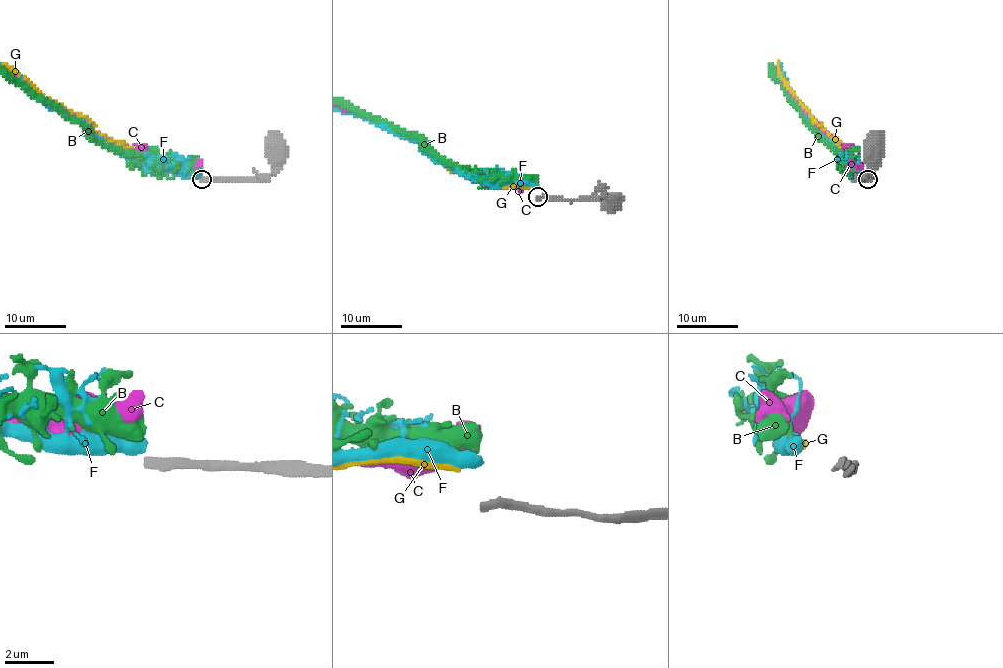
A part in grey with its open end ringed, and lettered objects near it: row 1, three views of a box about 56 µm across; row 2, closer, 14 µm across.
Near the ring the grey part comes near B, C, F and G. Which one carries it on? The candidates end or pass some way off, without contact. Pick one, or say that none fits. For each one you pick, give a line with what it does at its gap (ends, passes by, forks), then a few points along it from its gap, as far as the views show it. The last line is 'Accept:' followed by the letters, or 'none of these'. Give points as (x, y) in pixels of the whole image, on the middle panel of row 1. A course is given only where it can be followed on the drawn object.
G: it ends
Accept: G

